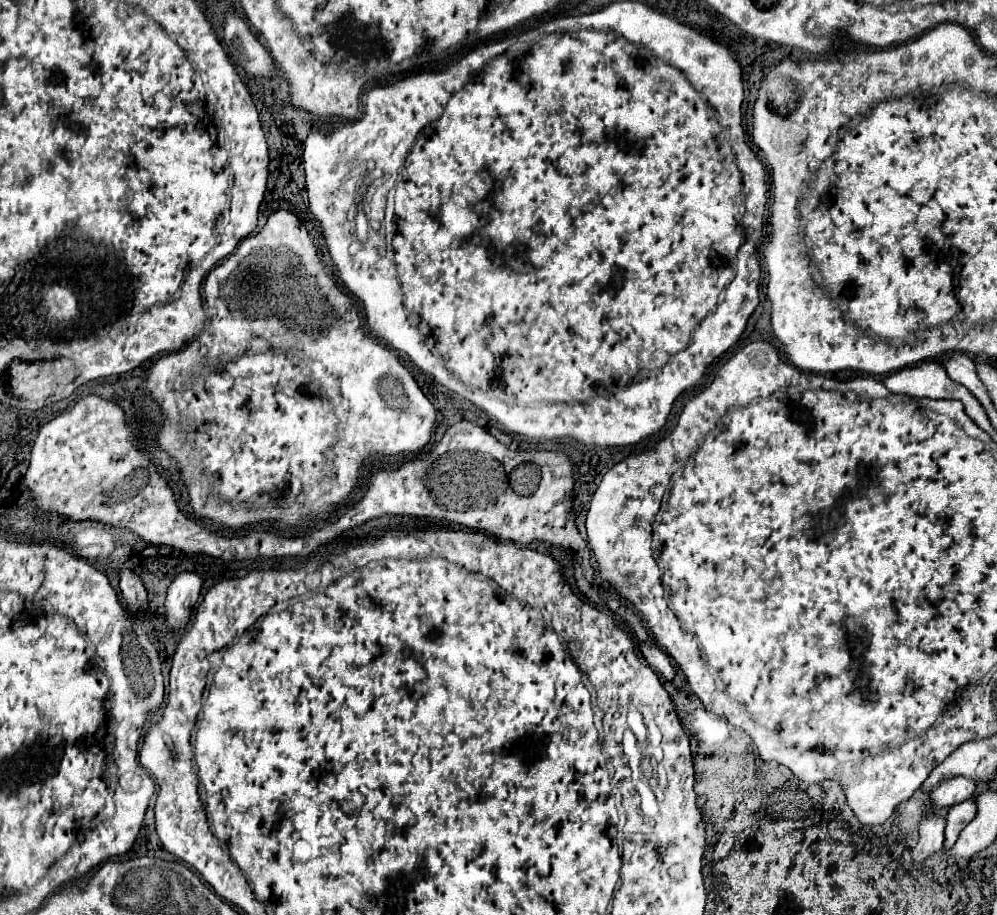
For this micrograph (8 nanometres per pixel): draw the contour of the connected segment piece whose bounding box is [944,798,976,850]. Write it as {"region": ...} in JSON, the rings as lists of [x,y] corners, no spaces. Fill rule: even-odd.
{"region":[[[970,798],[970,800],[964,800],[956,806],[952,806],[946,814],[946,850],[950,850],[956,840],[958,840],[958,834],[966,828],[966,824],[976,816],[976,802]]]}

